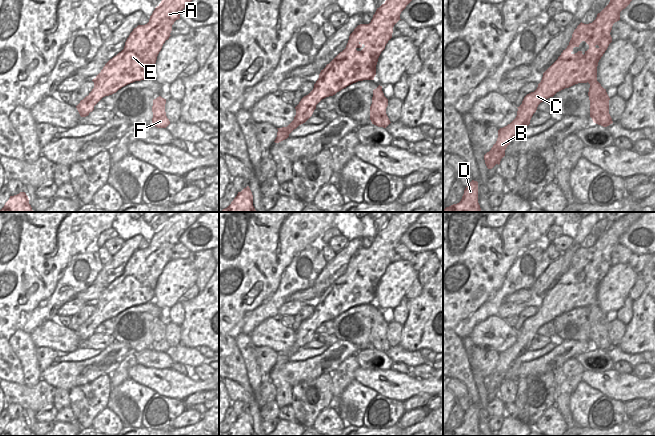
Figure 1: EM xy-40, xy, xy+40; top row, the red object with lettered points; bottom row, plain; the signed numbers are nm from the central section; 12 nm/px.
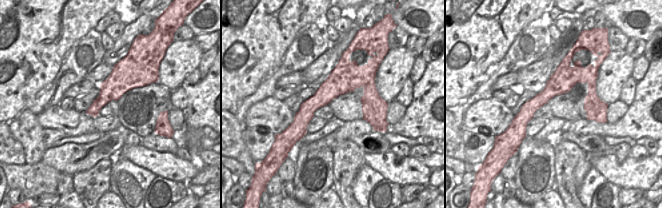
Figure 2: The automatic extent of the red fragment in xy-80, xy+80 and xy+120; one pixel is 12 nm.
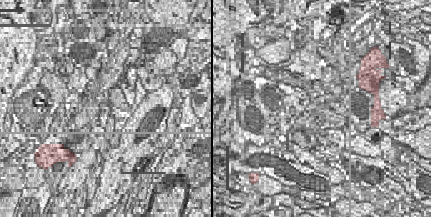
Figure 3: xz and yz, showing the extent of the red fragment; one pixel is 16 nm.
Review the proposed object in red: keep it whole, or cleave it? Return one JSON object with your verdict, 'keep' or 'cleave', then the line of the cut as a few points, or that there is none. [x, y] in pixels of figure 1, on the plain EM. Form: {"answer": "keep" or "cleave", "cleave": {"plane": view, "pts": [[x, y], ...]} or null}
{"answer": "cleave", "cleave": {"plane": "xy+40", "pts": [[596, 301], [588, 306]]}}

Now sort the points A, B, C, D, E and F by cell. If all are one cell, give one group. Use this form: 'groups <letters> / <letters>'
groups A B C D E / F

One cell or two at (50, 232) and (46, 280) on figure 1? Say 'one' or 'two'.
one

